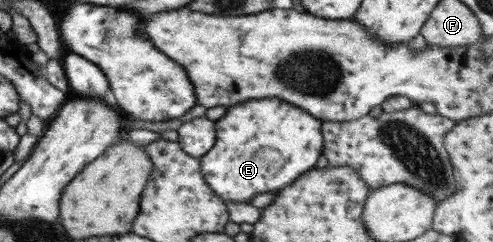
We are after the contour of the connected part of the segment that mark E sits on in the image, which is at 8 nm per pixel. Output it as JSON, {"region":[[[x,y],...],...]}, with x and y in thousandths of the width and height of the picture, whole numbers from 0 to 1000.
{"region":[[[513,413],[469,438],[436,521],[440,587],[404,657],[408,727],[460,835],[505,843],[521,802],[570,785],[635,698],[655,636],[655,500],[566,413]]]}

